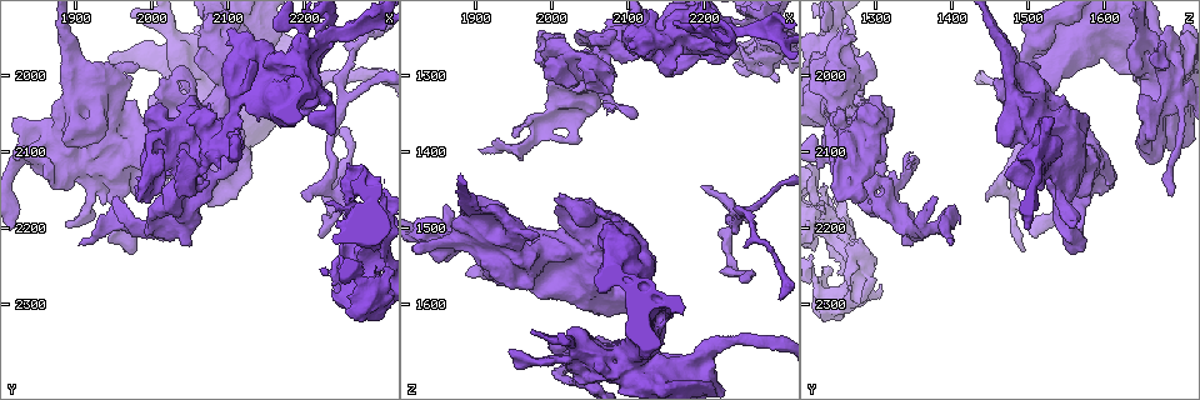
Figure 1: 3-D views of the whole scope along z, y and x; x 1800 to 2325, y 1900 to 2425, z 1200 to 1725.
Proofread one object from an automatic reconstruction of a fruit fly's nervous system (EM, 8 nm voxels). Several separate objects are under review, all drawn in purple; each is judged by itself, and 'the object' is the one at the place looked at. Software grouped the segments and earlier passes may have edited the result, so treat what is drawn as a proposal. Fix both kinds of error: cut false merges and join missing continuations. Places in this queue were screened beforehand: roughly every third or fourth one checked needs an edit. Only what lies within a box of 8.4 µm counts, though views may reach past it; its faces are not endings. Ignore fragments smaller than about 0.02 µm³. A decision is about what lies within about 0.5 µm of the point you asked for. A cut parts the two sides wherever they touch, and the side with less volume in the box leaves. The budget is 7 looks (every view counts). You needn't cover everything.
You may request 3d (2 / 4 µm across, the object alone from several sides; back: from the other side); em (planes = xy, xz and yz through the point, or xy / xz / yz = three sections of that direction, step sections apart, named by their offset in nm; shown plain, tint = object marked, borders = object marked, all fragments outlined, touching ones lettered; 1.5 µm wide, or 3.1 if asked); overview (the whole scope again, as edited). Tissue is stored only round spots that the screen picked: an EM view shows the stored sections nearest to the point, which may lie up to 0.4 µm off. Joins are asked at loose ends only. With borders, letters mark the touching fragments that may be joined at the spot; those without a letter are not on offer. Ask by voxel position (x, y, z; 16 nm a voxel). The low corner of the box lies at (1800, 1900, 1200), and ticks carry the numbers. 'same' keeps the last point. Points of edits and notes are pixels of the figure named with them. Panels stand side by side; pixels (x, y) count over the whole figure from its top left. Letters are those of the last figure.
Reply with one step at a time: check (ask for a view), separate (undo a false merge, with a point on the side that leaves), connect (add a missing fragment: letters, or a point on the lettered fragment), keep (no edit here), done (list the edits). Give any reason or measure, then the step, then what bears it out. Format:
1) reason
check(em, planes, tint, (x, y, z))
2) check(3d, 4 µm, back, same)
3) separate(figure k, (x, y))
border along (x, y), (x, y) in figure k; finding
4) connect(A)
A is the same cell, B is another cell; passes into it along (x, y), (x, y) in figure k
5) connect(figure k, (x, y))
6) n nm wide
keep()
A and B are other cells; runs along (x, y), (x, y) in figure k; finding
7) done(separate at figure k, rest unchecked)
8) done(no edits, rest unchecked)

touches itself
check(3d, 4 µm, (2075, 1955, 1505))

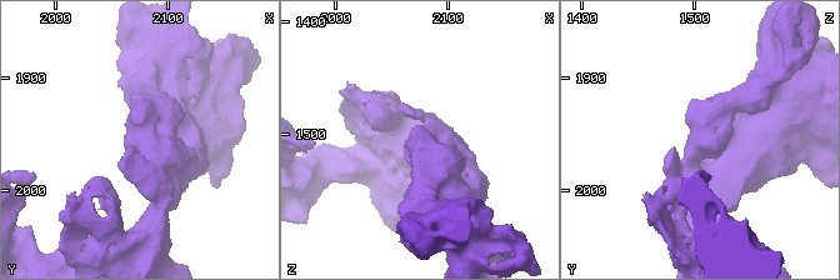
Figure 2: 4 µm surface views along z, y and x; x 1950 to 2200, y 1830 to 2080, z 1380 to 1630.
need the tissue
check(em, xz, step 8, tint, (2076, 1956, 1504))

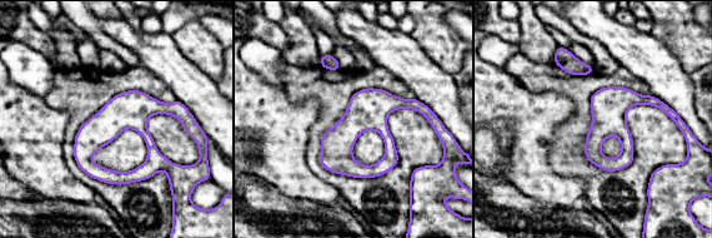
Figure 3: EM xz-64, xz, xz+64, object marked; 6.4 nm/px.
check(em, planes, borders, same)

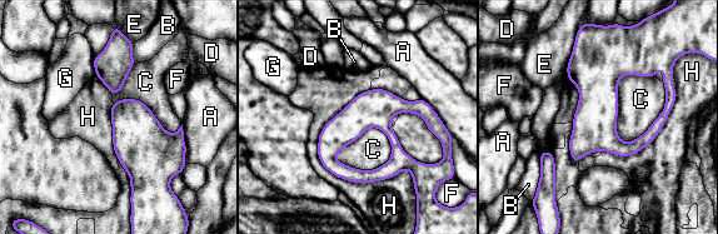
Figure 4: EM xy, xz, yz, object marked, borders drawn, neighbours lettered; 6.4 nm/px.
260 nm wide
keep()
A, B, C, D, E, F, G and H are other cells; runs along (433, 119), (413, 106), (368, 109), (320, 153) in figure 4; continuous, no second cell

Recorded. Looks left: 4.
end of a long branch
check(3d, 4 µm, (2250, 2065, 1565))

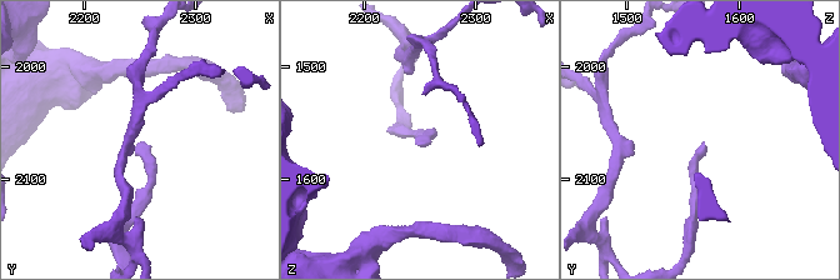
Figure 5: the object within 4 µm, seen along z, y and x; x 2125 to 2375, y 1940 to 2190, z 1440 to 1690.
check(em, xy, step 4, borders, (2254, 2066, 1570))

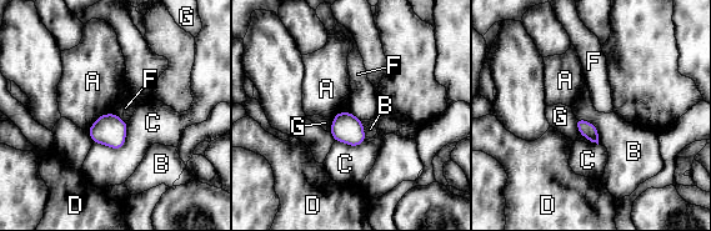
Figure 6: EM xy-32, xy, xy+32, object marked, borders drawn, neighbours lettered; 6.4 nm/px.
keep()
A, B, C, D, F and G are other cells; border along (576, 117), (594, 125), (599, 142) in figure 6; no lettered fragment goes on from it

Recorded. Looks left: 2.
check(3d, 4 µm, back, (2195, 2160, 1445))

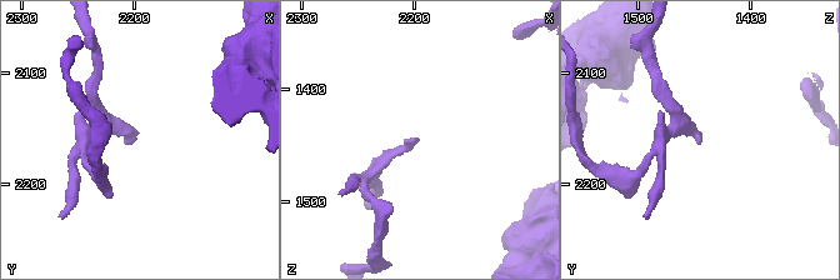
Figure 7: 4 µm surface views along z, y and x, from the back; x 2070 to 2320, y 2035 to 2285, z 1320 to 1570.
shape alone is not enough
check(em, planes, borders, (2200, 2158, 1444))

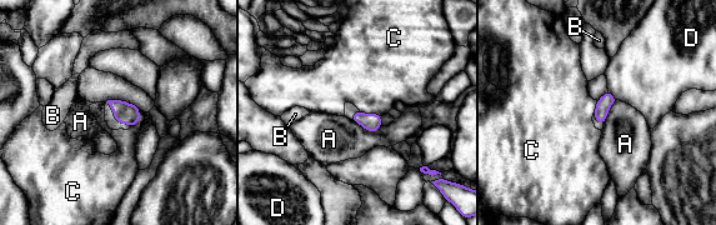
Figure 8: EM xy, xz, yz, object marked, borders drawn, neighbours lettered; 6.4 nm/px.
A touches over 200 nm
connect(C)
C is the same cell, A, B and D are other cells; the cell continues

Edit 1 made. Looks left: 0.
done(connect at figure 8, rest unchecked)

